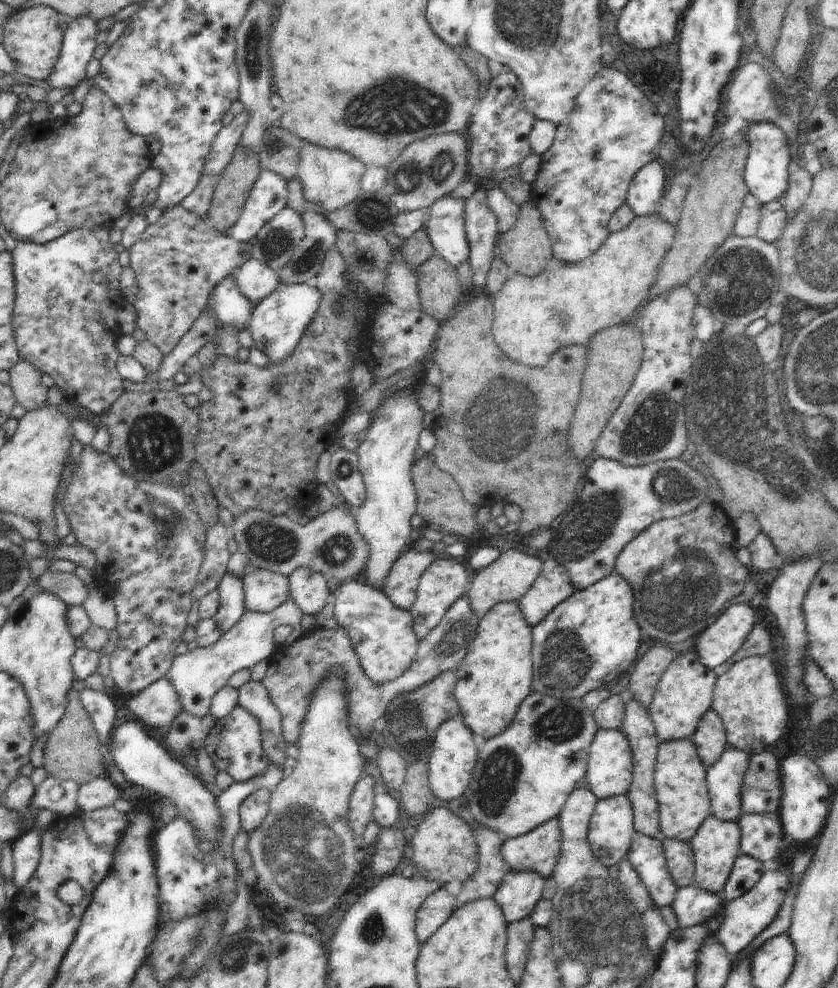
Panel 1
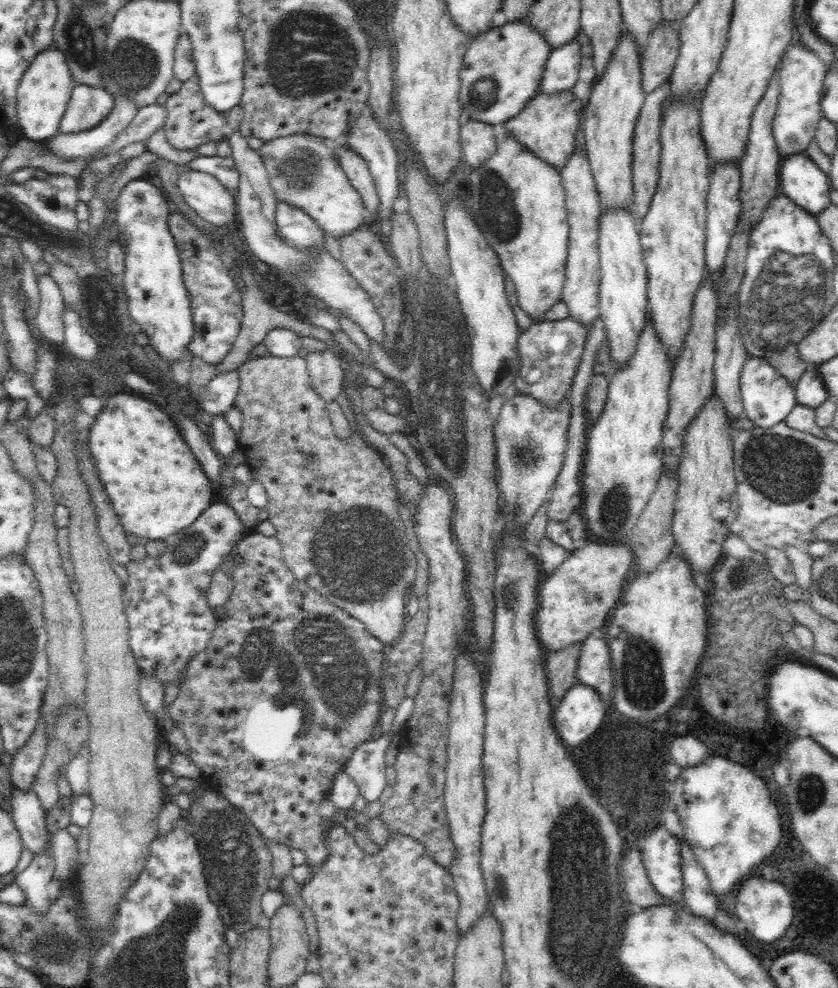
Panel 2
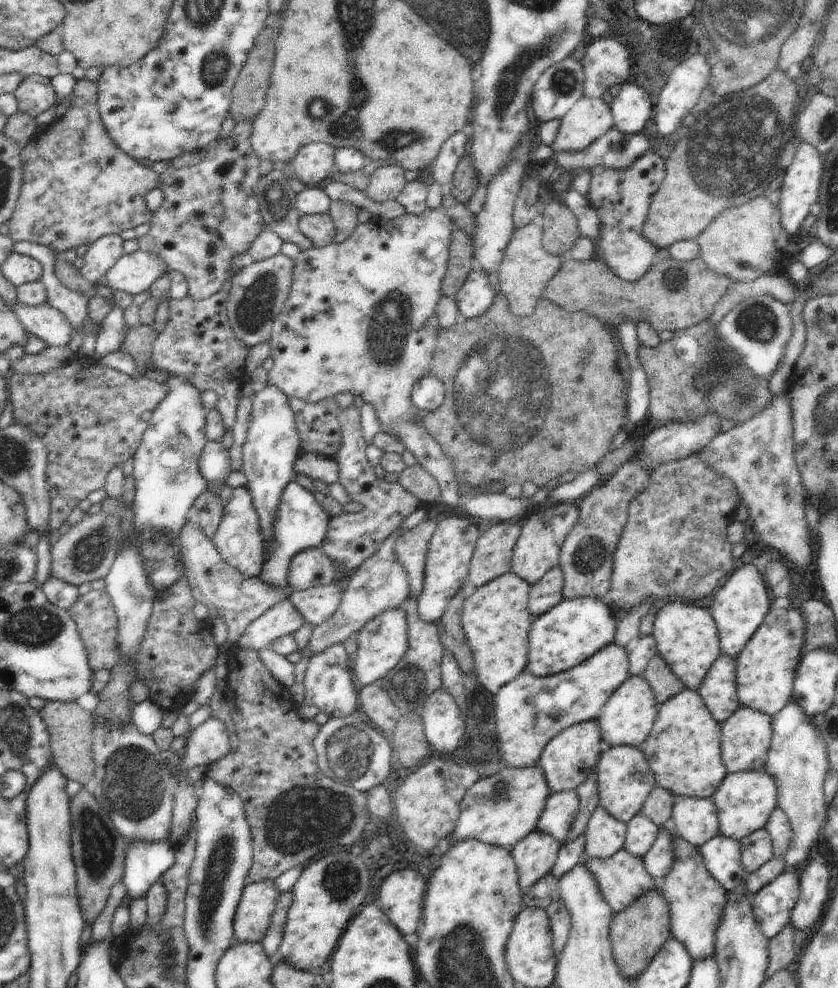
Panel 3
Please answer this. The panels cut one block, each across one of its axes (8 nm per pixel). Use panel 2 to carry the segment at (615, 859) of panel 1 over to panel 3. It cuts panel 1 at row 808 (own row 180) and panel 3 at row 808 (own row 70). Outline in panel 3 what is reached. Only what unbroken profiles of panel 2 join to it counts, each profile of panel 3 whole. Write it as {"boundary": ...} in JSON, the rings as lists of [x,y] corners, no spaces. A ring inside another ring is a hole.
{"boundary":[[[631,745],[611,747],[602,754],[598,762],[599,806],[606,808],[611,816],[628,823],[636,814],[641,813],[644,802],[657,786],[642,750]]]}

